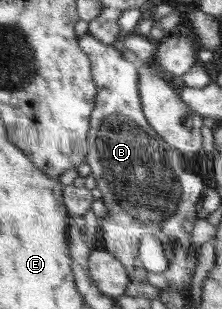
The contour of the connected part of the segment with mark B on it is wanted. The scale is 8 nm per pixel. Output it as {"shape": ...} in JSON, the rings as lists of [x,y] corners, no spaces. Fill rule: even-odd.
{"shape":[[[90,33],[79,37],[79,47],[88,55],[91,73],[97,93],[95,107],[90,117],[88,131],[87,157],[85,163],[90,166],[92,176],[96,179],[97,188],[103,194],[101,200],[108,207],[108,215],[99,217],[102,246],[113,254],[126,269],[130,281],[142,281],[158,289],[181,291],[189,286],[198,262],[198,253],[191,241],[196,215],[204,192],[204,182],[196,173],[186,171],[184,156],[178,149],[164,142],[148,124],[140,102],[138,90],[138,71],[134,63],[129,62],[121,50],[107,45],[94,38]],[[152,235],[160,239],[160,244],[167,254],[168,268],[160,274],[147,271],[139,259],[139,241]]]}

